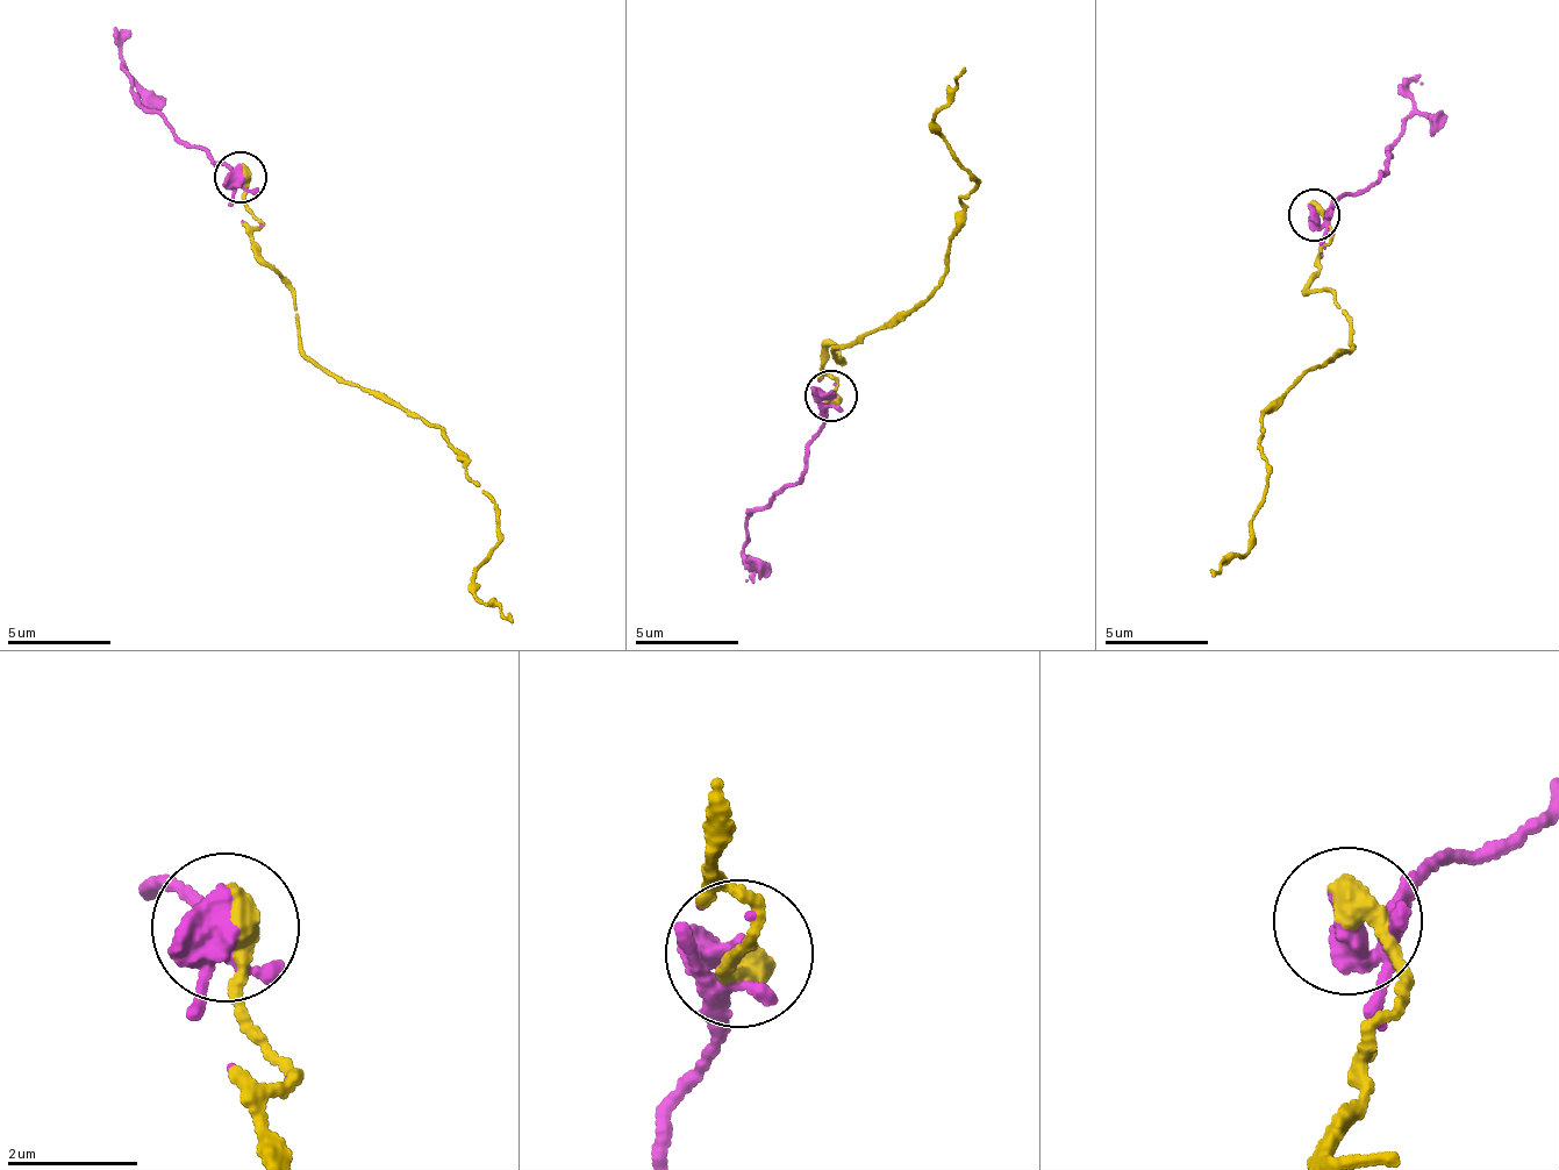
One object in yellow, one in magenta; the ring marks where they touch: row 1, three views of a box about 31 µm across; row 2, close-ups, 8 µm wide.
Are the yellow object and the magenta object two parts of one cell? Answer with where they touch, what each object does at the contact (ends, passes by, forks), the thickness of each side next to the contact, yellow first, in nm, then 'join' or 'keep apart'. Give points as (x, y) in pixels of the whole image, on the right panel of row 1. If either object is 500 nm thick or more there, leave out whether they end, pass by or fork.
place (1314, 214); yellow ends; magenta passes by; calibres 440 and 360 nm; join

